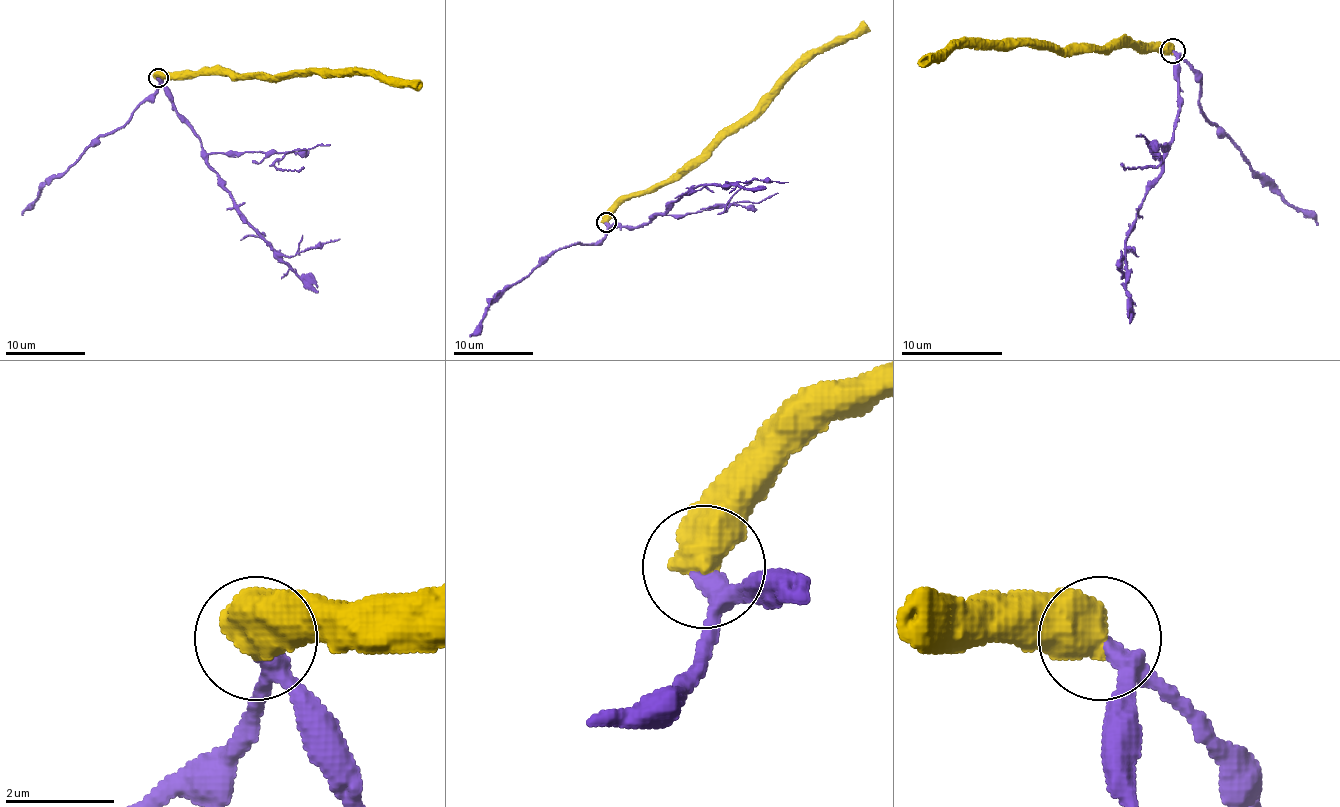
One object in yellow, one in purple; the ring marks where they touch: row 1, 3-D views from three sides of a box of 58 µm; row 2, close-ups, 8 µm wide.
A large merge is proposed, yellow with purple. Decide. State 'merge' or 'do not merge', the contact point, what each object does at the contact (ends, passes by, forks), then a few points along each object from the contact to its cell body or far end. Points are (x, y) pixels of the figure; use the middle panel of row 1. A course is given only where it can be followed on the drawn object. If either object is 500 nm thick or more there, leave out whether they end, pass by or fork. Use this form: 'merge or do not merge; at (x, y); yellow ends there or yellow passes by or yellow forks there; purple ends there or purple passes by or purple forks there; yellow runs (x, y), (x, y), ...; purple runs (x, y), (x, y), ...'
do not merge; at (606, 222); yellow runs (606, 221), (626, 199), (678, 179), (726, 136), (734, 134), (815, 54), (843, 44), (867, 24); purple runs (606, 221), (612, 225), (636, 227), (648, 223), (682, 193), (698, 185), (722, 185), (750, 179), (787, 181)

